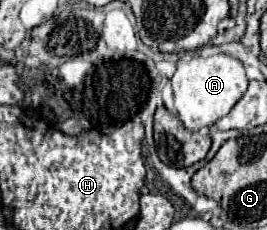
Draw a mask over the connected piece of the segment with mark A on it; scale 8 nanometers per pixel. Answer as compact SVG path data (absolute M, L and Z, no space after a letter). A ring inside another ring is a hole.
M192 53L188 57L182 57L176 63L176 73L170 79L174 89L174 101L176 101L176 113L182 119L184 127L190 131L198 131L202 127L214 125L220 117L224 117L238 99L246 93L248 77L244 73L244 67L238 59L230 55L198 55Z

